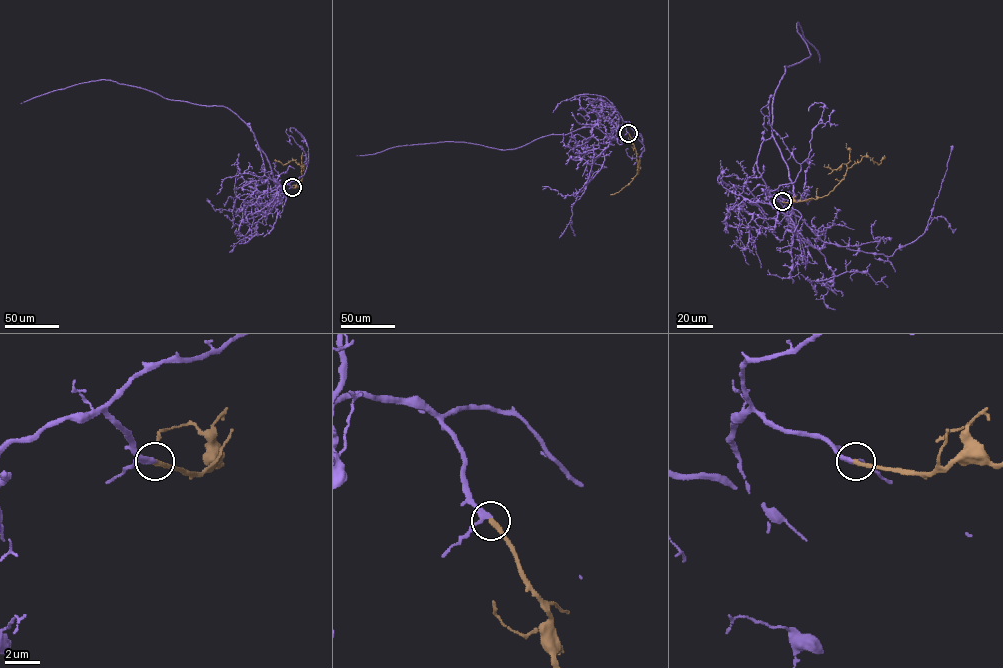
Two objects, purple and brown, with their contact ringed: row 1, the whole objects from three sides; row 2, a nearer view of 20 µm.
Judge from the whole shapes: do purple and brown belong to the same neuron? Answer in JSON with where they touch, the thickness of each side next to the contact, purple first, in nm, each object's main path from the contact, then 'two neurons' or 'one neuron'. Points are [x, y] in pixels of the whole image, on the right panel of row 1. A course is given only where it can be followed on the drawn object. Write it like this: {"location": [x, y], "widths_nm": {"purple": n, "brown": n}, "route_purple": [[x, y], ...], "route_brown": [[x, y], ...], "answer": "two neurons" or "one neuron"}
{"location": [782, 201], "widths_nm": {"purple": 240, "brown": 320}, "route_purple": [[781, 201], [769, 198], [781, 210], [794, 187], [772, 96], [810, 55], [798, 23], [820, 62]], "route_brown": [[782, 201], [827, 195], [844, 178], [846, 169], [864, 156], [879, 164], [884, 155]], "answer": "one neuron"}

